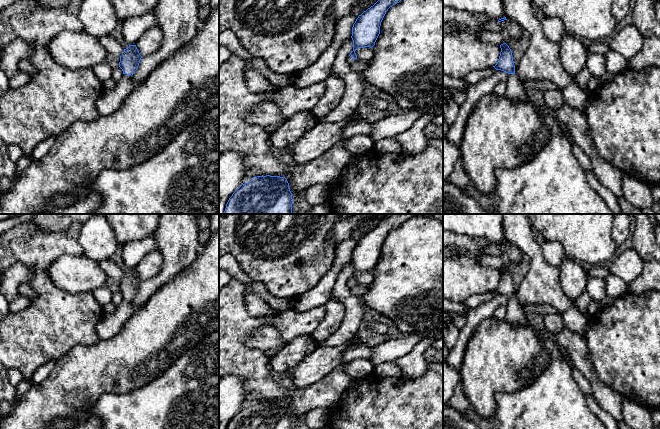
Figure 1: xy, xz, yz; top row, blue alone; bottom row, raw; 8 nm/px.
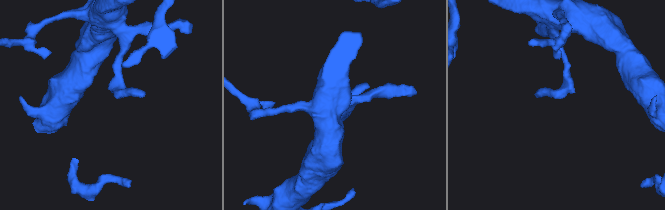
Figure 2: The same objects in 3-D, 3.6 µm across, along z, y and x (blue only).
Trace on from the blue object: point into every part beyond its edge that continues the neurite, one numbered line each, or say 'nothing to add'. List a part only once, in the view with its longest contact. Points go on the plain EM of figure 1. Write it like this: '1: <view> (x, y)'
1: xy (109, 325)

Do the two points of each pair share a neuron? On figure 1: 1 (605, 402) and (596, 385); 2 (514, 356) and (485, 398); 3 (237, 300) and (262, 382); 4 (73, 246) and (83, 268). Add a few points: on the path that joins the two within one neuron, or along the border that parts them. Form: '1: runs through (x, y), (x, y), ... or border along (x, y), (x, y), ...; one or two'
1: runs through (605, 398), (599, 389); one
2: runs through (503, 364), (485, 382), (485, 387); one
3: runs through (237, 320), (237, 353), (246, 362); one
4: border along (82, 255), (61, 255), (54, 261); two

